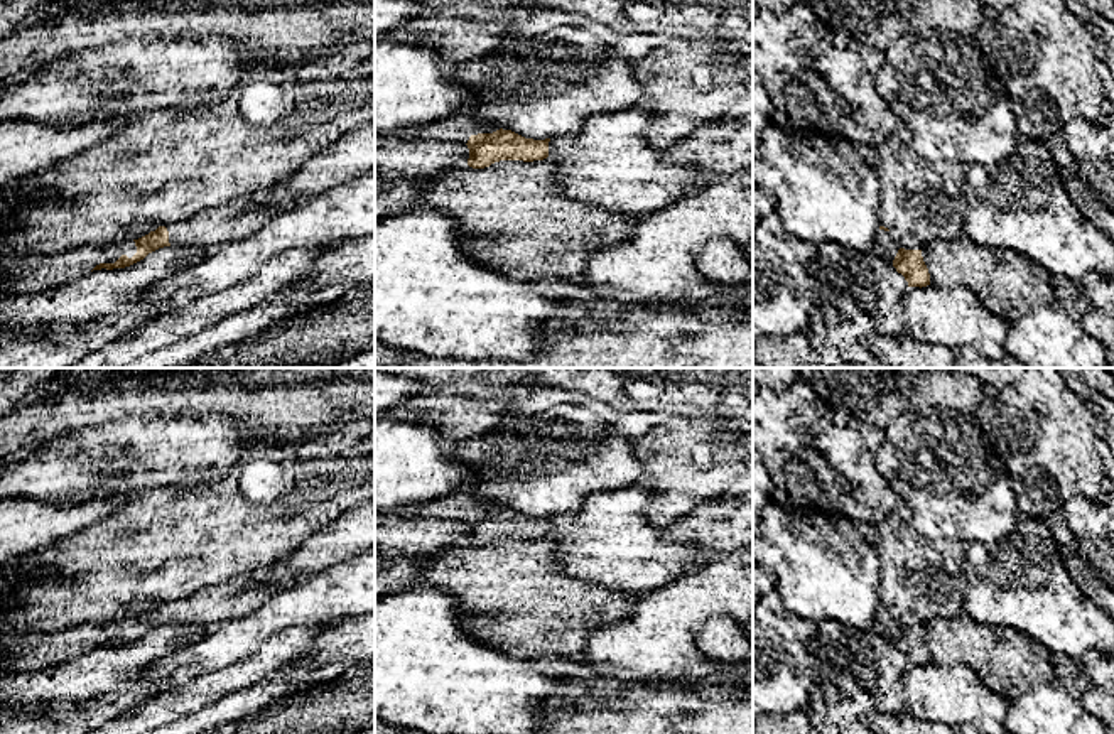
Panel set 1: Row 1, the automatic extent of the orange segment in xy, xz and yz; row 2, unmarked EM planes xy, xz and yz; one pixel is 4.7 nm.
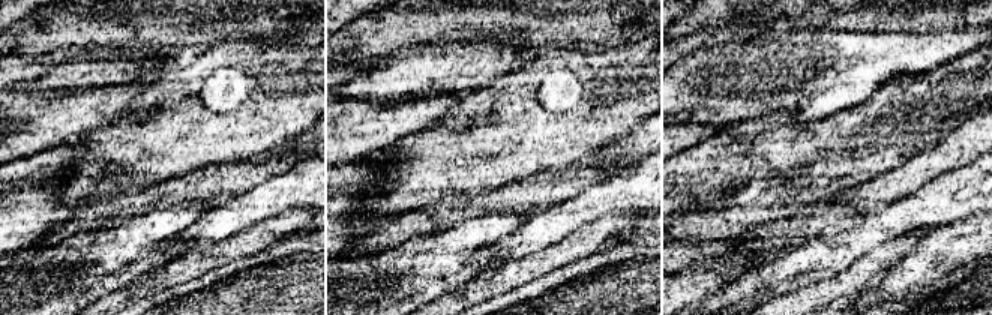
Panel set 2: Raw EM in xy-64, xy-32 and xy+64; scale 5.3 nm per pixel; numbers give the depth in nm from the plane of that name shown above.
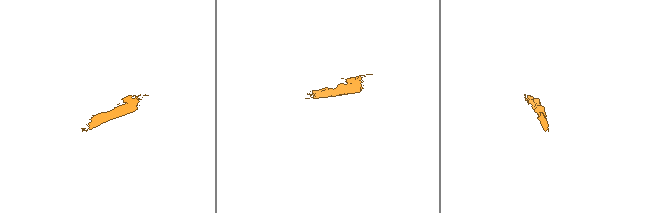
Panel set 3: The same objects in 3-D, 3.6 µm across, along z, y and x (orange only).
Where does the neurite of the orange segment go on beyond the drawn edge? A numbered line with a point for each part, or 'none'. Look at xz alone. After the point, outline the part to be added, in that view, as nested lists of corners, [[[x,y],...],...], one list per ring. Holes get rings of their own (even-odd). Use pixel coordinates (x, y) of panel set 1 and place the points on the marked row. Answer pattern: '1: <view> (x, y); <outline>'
1: xz (459, 127); [[[456,113],[425,127],[419,127],[414,130],[400,130],[395,135],[468,143],[471,135],[493,133],[496,130],[500,130],[500,127],[496,127],[495,123],[484,123],[469,115]]]
2: xz (556, 145); [[[552,138],[549,142],[549,155],[565,154],[565,152],[571,152],[571,140],[569,138]]]

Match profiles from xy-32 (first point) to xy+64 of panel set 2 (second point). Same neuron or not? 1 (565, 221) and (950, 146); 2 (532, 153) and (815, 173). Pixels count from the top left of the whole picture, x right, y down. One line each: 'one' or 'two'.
1: two
2: one

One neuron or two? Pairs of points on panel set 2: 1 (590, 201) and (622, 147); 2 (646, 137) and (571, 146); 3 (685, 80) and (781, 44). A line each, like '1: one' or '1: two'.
1: two
2: two
3: one

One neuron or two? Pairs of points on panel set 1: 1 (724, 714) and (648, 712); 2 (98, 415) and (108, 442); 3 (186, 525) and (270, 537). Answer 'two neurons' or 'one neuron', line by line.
1: one neuron
2: two neurons
3: one neuron

